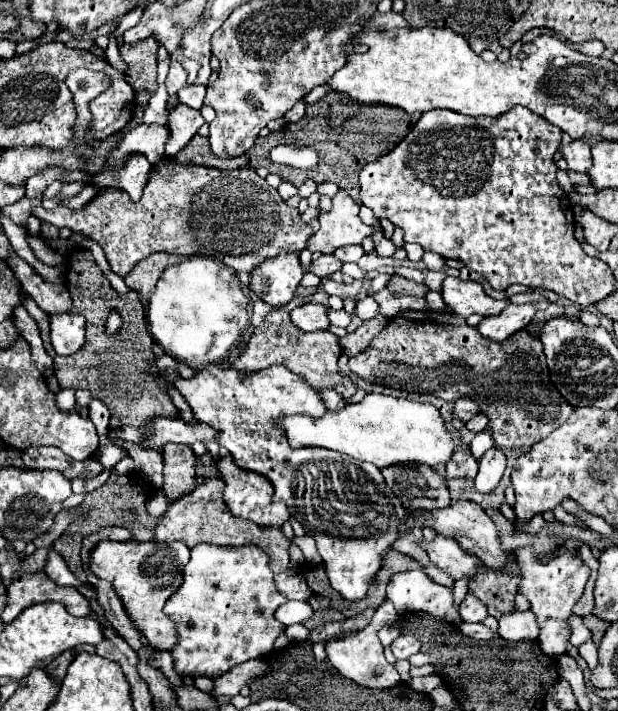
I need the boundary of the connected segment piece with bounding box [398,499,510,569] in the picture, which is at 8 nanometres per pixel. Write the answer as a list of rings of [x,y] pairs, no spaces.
[[[460,499],[460,501],[450,503],[444,509],[432,509],[432,511],[412,511],[412,513],[406,511],[402,521],[398,523],[398,537],[404,537],[416,523],[420,523],[422,527],[432,527],[436,531],[436,535],[454,539],[460,545],[462,551],[466,551],[470,555],[476,555],[486,567],[494,567],[494,569],[500,567],[502,569],[506,565],[506,557],[510,553],[506,553],[502,549],[492,519],[484,513],[484,509],[480,509],[480,505],[476,505],[472,501]]]

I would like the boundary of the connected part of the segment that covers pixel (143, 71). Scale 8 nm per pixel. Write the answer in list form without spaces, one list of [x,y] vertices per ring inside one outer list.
[[[150,35],[144,41],[138,41],[134,45],[128,45],[128,43],[122,43],[122,45],[120,45],[120,53],[122,53],[122,59],[128,63],[126,79],[136,91],[148,89],[150,93],[154,93],[156,91],[158,41],[154,39],[154,35]]]

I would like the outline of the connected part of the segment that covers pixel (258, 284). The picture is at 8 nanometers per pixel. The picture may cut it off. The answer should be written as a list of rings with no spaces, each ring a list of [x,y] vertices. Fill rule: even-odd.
[[[280,253],[250,271],[250,289],[268,305],[282,307],[294,297],[302,273],[298,253]]]

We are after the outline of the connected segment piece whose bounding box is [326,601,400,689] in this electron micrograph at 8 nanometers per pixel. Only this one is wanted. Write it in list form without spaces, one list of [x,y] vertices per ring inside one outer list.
[[[390,601],[382,603],[378,607],[378,611],[374,613],[372,621],[368,627],[364,627],[362,631],[356,631],[356,633],[350,633],[350,635],[344,635],[344,637],[338,637],[338,639],[330,639],[326,643],[326,655],[330,659],[330,663],[334,665],[334,669],[356,681],[358,685],[362,687],[368,687],[368,689],[390,689],[390,687],[396,687],[400,683],[400,675],[398,671],[394,669],[394,665],[390,665],[384,657],[384,647],[378,639],[378,629],[384,627],[388,621],[396,621],[398,613],[394,609],[394,605],[390,605]]]

